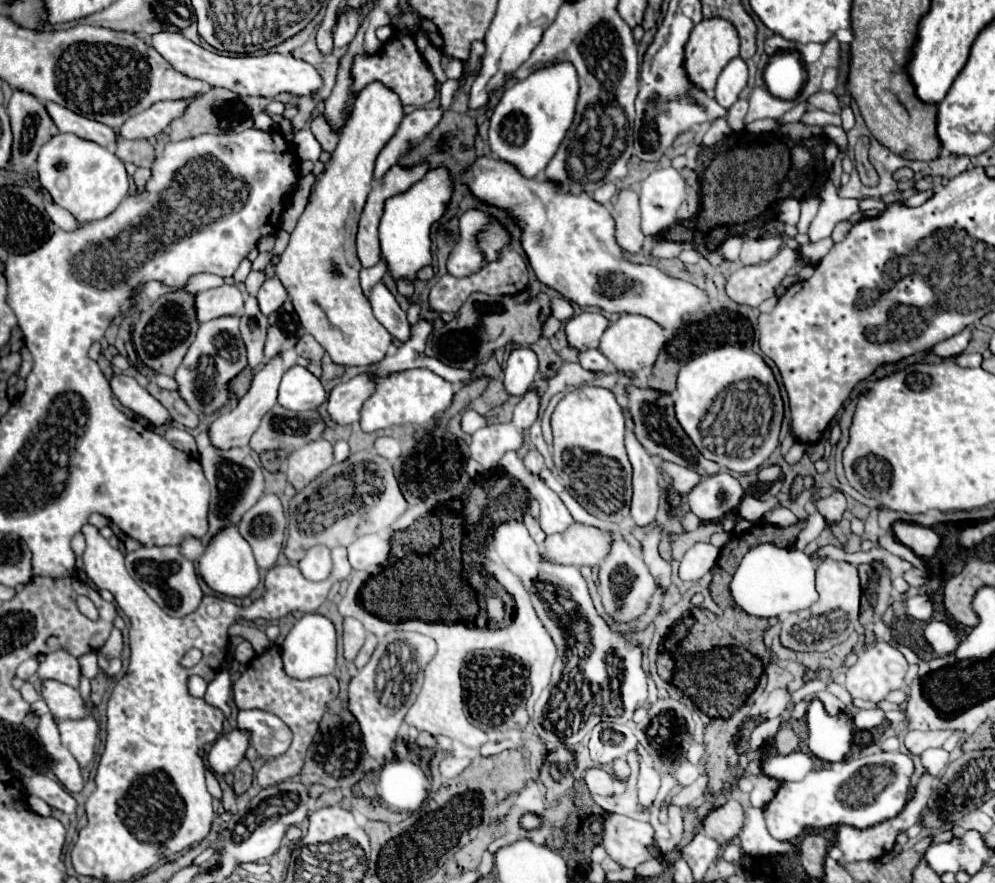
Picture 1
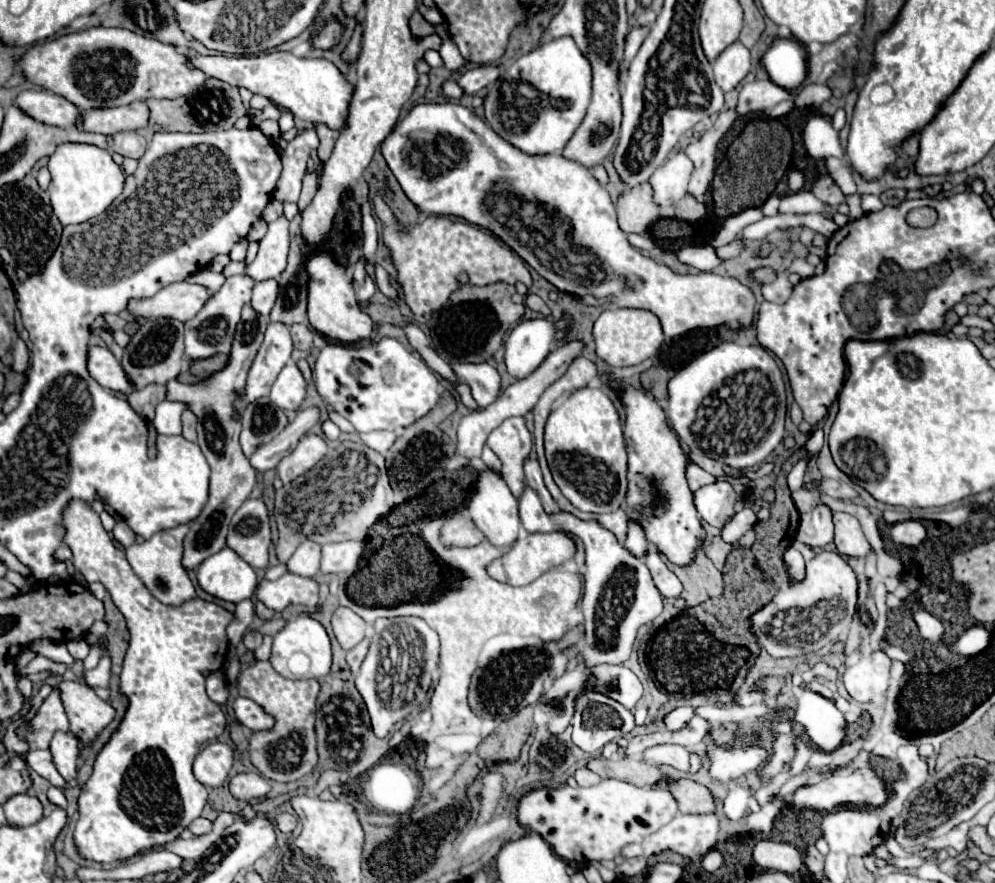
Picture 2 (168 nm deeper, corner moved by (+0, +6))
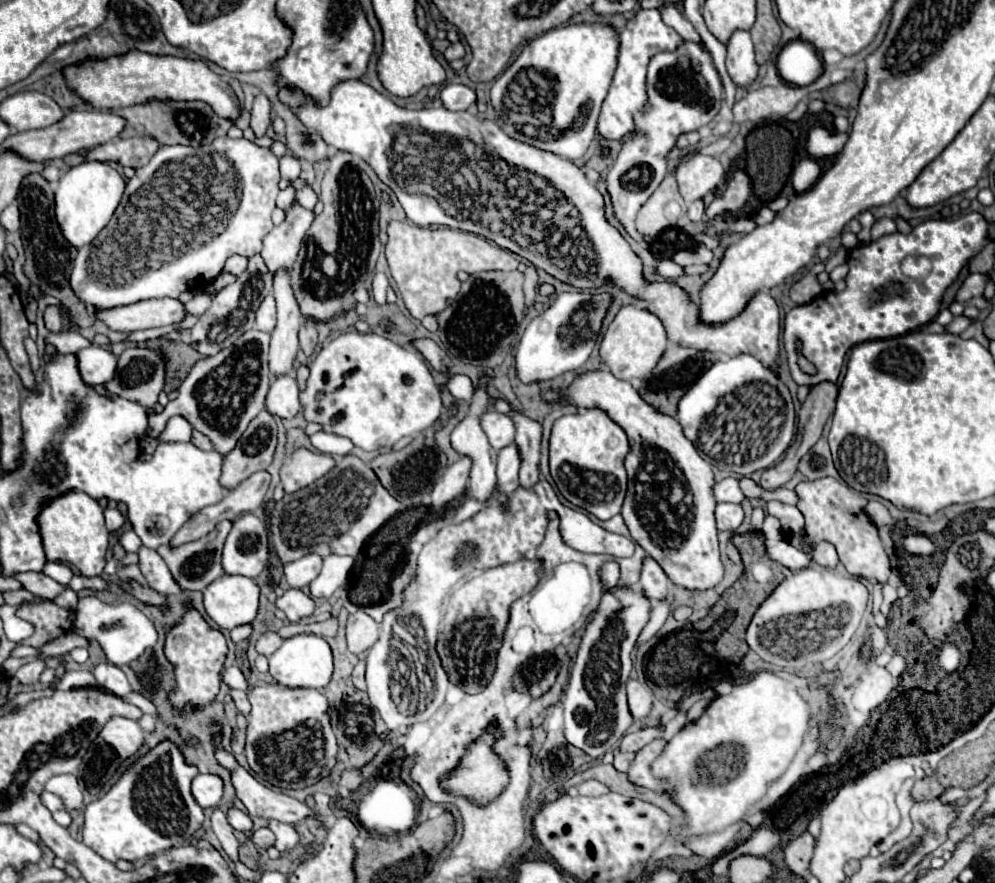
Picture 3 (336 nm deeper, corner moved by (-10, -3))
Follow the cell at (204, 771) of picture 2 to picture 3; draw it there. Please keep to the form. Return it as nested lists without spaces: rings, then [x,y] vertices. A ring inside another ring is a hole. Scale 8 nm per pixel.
[[[198,774],[192,780],[192,794],[198,806],[206,808],[216,808],[220,798],[222,798],[222,780],[212,774]]]

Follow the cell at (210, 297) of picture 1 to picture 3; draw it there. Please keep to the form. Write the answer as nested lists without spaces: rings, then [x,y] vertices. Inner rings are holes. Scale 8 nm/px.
[[[174,298],[162,300],[142,300],[130,306],[116,306],[110,310],[94,310],[94,316],[102,320],[110,330],[116,332],[136,332],[146,328],[160,328],[172,322],[180,322],[184,314],[184,306]]]

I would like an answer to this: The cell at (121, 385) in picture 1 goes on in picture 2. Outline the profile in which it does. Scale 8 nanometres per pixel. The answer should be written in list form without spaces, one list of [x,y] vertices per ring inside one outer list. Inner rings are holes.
[[[90,347],[88,351],[88,371],[90,375],[106,389],[116,393],[132,393],[132,381],[128,381],[128,375],[124,369],[120,369],[120,361],[114,359],[114,355],[104,347]]]

